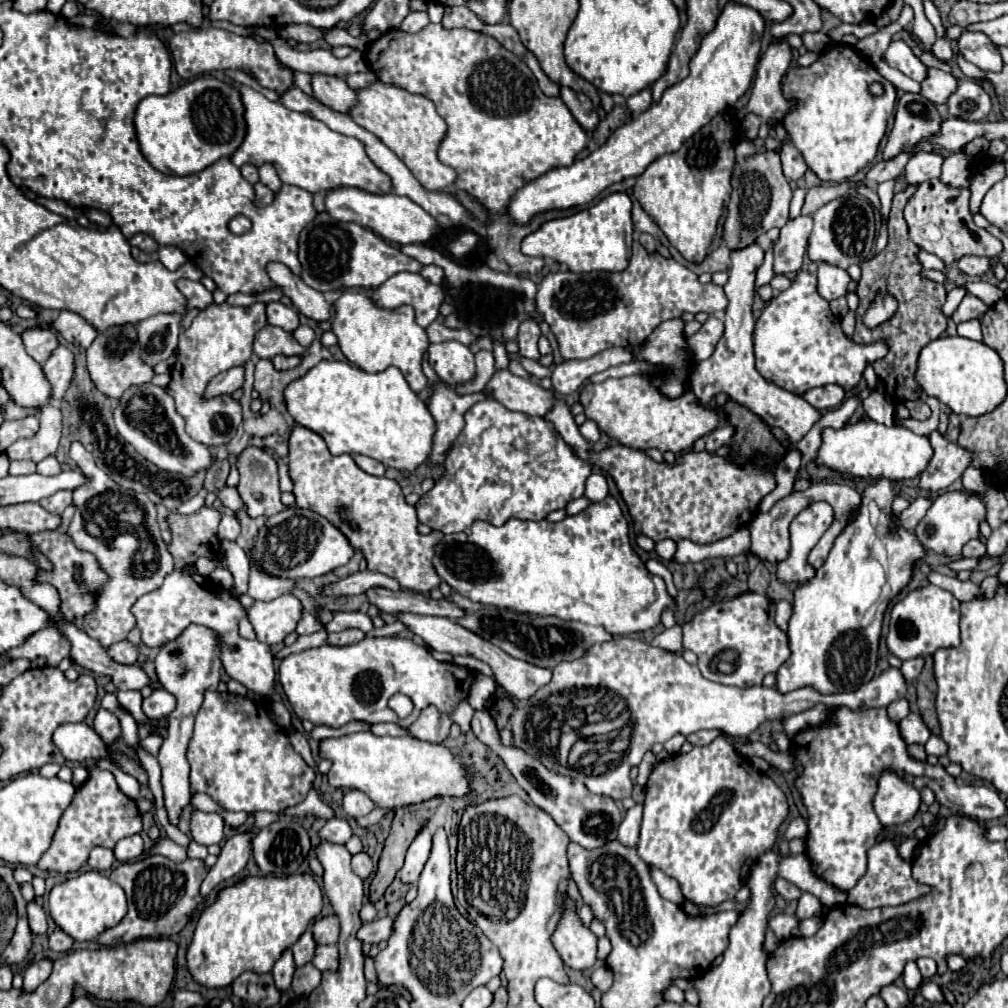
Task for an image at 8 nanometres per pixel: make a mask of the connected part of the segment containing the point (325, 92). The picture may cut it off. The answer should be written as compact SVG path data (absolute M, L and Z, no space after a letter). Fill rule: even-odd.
M312 75L312 89L320 103L330 109L336 109L338 113L350 113L358 101L356 93L340 77Z

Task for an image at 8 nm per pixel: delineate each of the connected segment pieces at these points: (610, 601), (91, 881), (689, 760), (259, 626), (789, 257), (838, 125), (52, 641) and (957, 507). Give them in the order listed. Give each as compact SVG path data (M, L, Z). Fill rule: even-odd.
M608 495L604 501L592 503L582 513L566 517L558 523L510 519L502 527L494 527L478 521L470 535L444 535L444 539L436 545L432 563L438 575L454 591L472 601L520 613L554 615L568 621L602 625L612 635L630 635L660 625L662 611L674 607L674 597L668 593L664 579L652 575L644 567L642 559L628 541L628 521L624 519L618 501Z
M98 871L80 873L72 879L66 879L64 883L56 883L50 891L48 909L56 925L76 941L96 939L102 931L116 927L124 919L124 913L128 913L124 889Z
M716 737L712 743L704 747L692 747L692 751L688 753L672 755L652 769L646 783L638 855L650 867L658 867L666 875L676 879L682 895L688 901L700 907L716 907L722 901L734 899L744 877L748 877L752 861L756 861L760 853L766 853L768 849L774 847L778 839L778 829L786 815L788 815L786 795L770 779L770 775L752 771L750 761L744 755L740 755L734 749L734 745L730 745L724 737Z
M286 593L274 601L256 601L248 611L248 619L256 631L258 641L276 645L282 643L288 633L292 633L302 619L302 603Z
M798 215L796 219L790 219L780 229L780 237L774 243L774 273L776 275L800 271L810 231L812 231L810 215Z
M834 45L812 65L790 67L782 81L782 91L788 101L794 101L782 125L794 147L804 155L806 165L822 181L842 183L874 161L886 133L886 121L894 111L896 89L852 47ZM872 83L880 83L884 93L874 95L870 91Z
M46 627L42 631L36 631L32 637L26 639L24 645L10 649L4 655L12 657L12 659L24 657L24 659L30 659L30 661L44 657L48 667L58 667L58 663L62 659L70 657L68 641L64 641L64 637L60 637L60 631L54 629L54 627Z
M948 491L934 499L932 507L924 515L924 519L916 525L914 531L926 549L942 555L960 555L964 543L978 537L978 525L984 519L986 519L986 505L982 495L966 491Z

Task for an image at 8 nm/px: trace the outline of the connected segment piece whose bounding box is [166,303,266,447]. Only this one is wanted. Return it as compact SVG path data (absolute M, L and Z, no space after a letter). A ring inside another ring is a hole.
M228 303L208 305L192 321L190 329L180 333L176 363L170 369L170 383L166 385L168 395L176 403L176 411L186 419L186 433L208 447L218 447L228 443L238 425L242 423L242 405L232 395L206 397L206 385L218 373L244 365L252 355L252 337L266 325L266 305L254 303L250 307L234 307Z

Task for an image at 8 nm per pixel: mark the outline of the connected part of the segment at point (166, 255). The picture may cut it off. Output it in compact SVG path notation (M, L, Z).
M174 246L160 247L158 259L170 271L176 270L188 260L184 252Z

